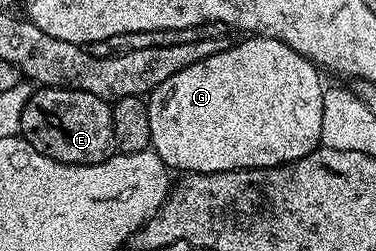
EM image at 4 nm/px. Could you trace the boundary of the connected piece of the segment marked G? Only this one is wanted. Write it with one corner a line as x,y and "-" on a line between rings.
256,35
246,36
245,41
230,44
229,49
222,53
211,55
199,63
191,63
191,67
183,67
183,71
175,71
171,79
163,79
159,87
148,94
147,104
149,106
149,122
151,123
150,146
154,153
163,159
163,163
170,170
182,169
182,174
190,173
226,173
232,169
273,169
277,165
288,165
290,161
303,159
307,154
321,145
321,128
323,127
323,95
326,86
321,85
322,74
318,66
314,65
308,57
296,51
287,43
283,43
274,37
258,37

